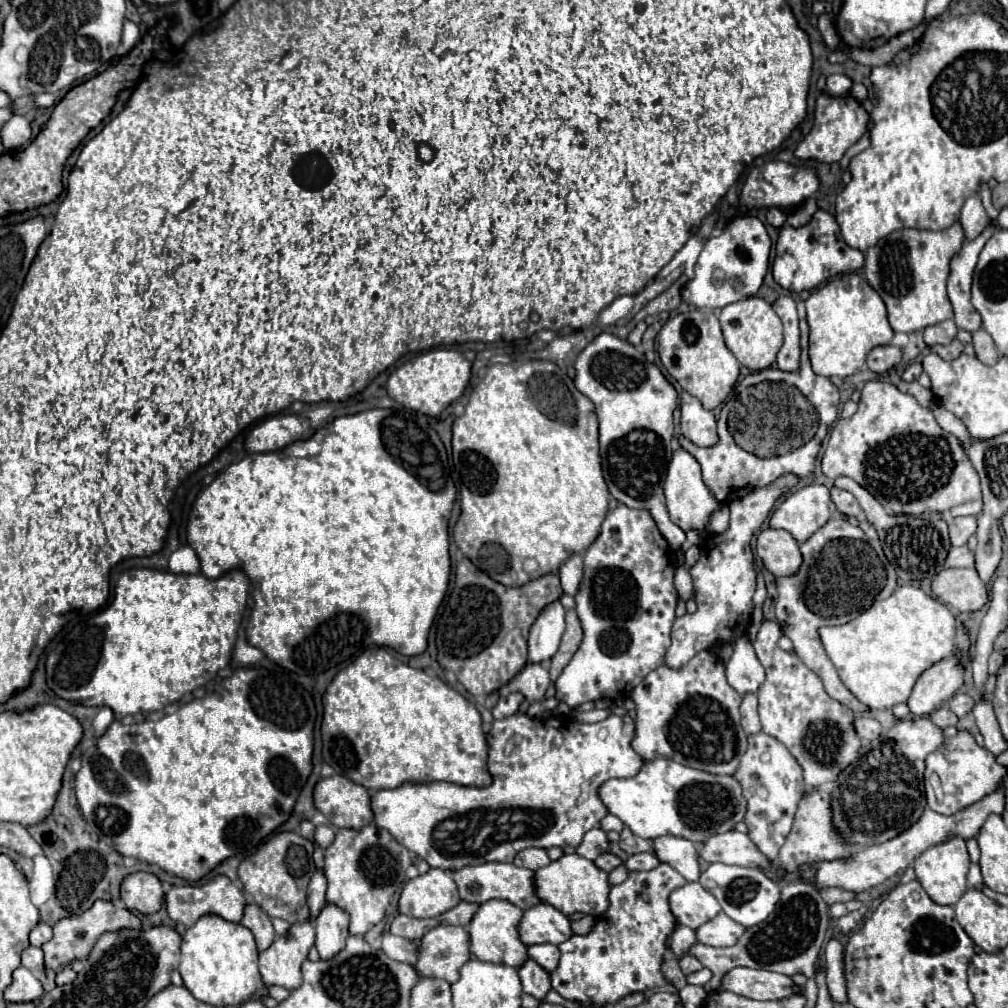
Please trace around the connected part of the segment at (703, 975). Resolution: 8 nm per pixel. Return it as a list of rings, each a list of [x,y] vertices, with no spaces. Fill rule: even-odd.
[[[704,967],[704,969],[700,969],[700,971],[692,973],[692,975],[688,975],[688,977],[686,977],[686,983],[692,983],[692,985],[706,985],[706,983],[710,981],[710,977],[712,977],[712,973]]]

